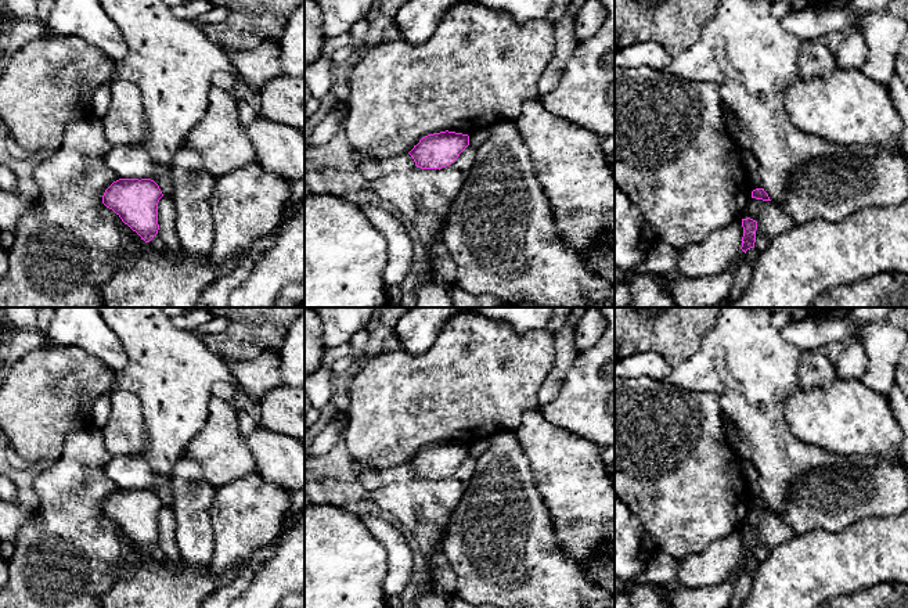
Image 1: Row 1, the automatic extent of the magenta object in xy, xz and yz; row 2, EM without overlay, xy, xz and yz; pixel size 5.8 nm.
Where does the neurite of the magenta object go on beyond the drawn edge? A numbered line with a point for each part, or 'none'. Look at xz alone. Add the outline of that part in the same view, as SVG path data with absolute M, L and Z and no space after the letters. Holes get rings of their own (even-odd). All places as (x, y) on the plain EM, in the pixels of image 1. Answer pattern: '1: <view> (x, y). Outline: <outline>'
none

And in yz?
none

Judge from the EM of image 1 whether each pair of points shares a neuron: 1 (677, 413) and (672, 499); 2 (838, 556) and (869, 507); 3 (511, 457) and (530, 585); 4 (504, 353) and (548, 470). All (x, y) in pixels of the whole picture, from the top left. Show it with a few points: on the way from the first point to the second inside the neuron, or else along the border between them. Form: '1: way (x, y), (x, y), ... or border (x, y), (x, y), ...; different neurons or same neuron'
1: way (677, 434), (672, 442), (672, 478); same neuron
2: border (893, 514), (860, 518), (842, 531), (832, 531); different neurons
3: way (511, 489), (511, 524), (515, 528), (515, 553); same neuron
4: border (539, 407), (526, 410), (522, 423), (514, 431); different neurons

